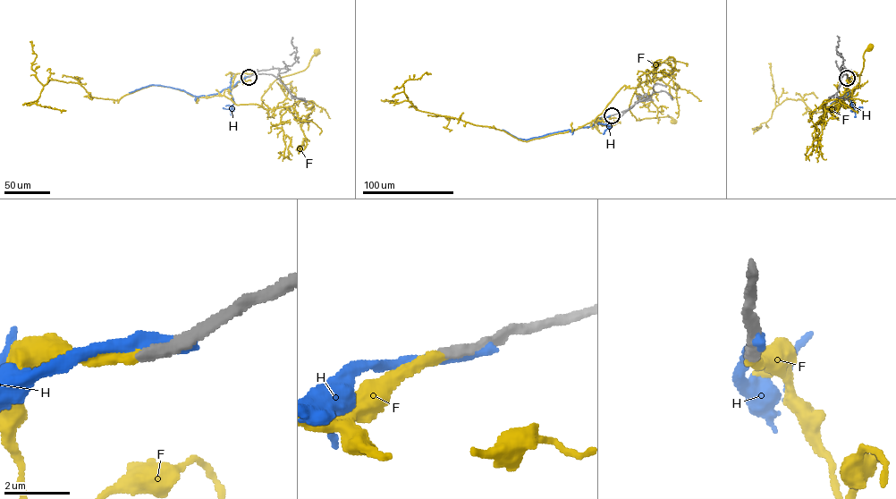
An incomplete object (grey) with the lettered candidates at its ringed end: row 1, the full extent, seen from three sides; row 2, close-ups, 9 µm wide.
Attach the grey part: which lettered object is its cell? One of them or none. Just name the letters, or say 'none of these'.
F

